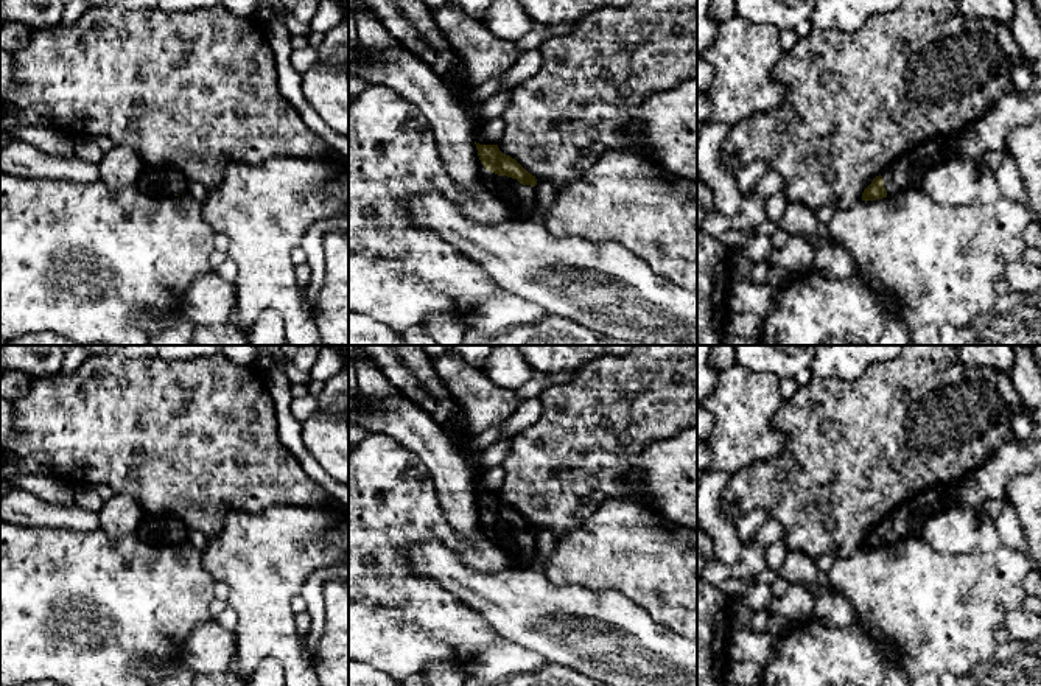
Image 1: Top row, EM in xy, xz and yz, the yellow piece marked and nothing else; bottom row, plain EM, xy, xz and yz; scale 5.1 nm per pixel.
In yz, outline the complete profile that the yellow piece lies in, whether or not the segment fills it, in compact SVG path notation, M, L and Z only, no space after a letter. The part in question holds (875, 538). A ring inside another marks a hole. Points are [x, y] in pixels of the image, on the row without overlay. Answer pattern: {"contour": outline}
{"contour": "M926 496L903 502L871 529L862 541L862 549L876 549L904 538L918 537L927 513Z"}

